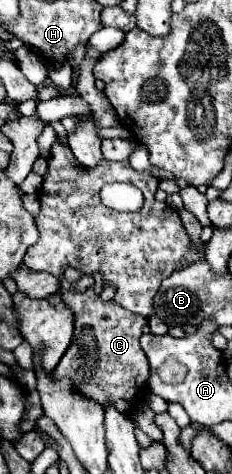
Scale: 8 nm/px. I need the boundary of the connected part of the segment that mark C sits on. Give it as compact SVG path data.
M92 287L82 293L60 291L60 297L74 311L74 341L56 365L54 375L72 377L76 389L100 405L114 403L118 411L128 411L140 391L140 383L150 375L148 359L140 347L140 335L146 319L126 311L114 301L102 301Z

